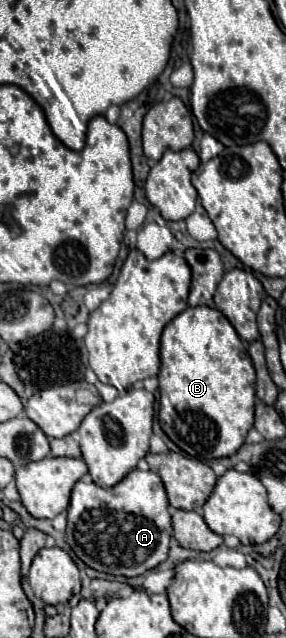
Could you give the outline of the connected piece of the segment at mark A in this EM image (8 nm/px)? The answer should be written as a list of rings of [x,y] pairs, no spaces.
[[[133,469],[123,481],[115,487],[99,487],[95,483],[79,481],[71,491],[71,505],[69,505],[69,519],[67,519],[67,543],[75,551],[75,555],[91,569],[103,571],[109,575],[123,575],[123,577],[137,577],[149,569],[155,569],[159,563],[167,559],[169,539],[173,535],[171,515],[169,515],[169,501],[163,487],[163,481],[153,471],[139,471]]]

